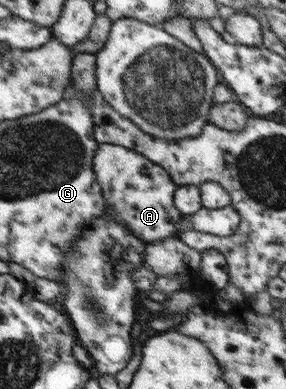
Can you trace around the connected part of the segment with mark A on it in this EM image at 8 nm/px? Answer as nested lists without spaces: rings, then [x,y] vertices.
[[[102,143],[95,159],[95,173],[108,201],[111,217],[123,222],[147,243],[179,237],[176,230],[185,217],[176,204],[180,186],[174,182],[166,167],[137,150],[131,150],[131,147]]]

